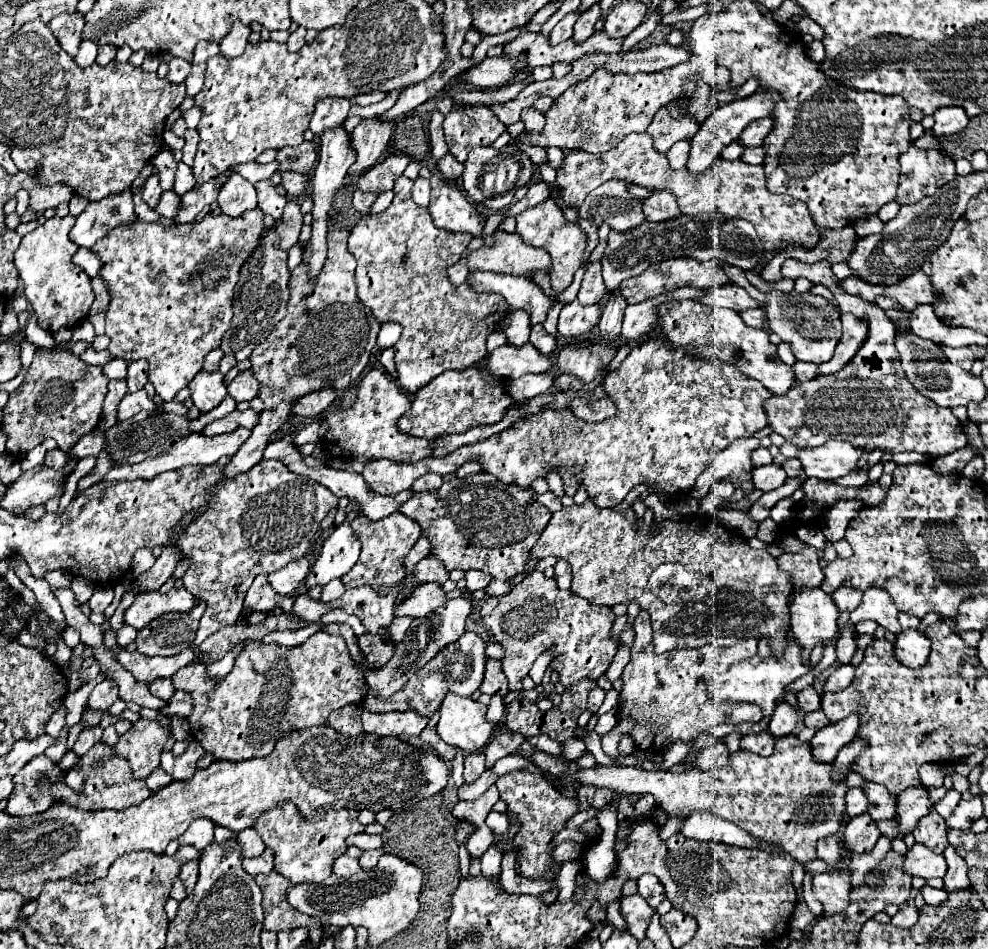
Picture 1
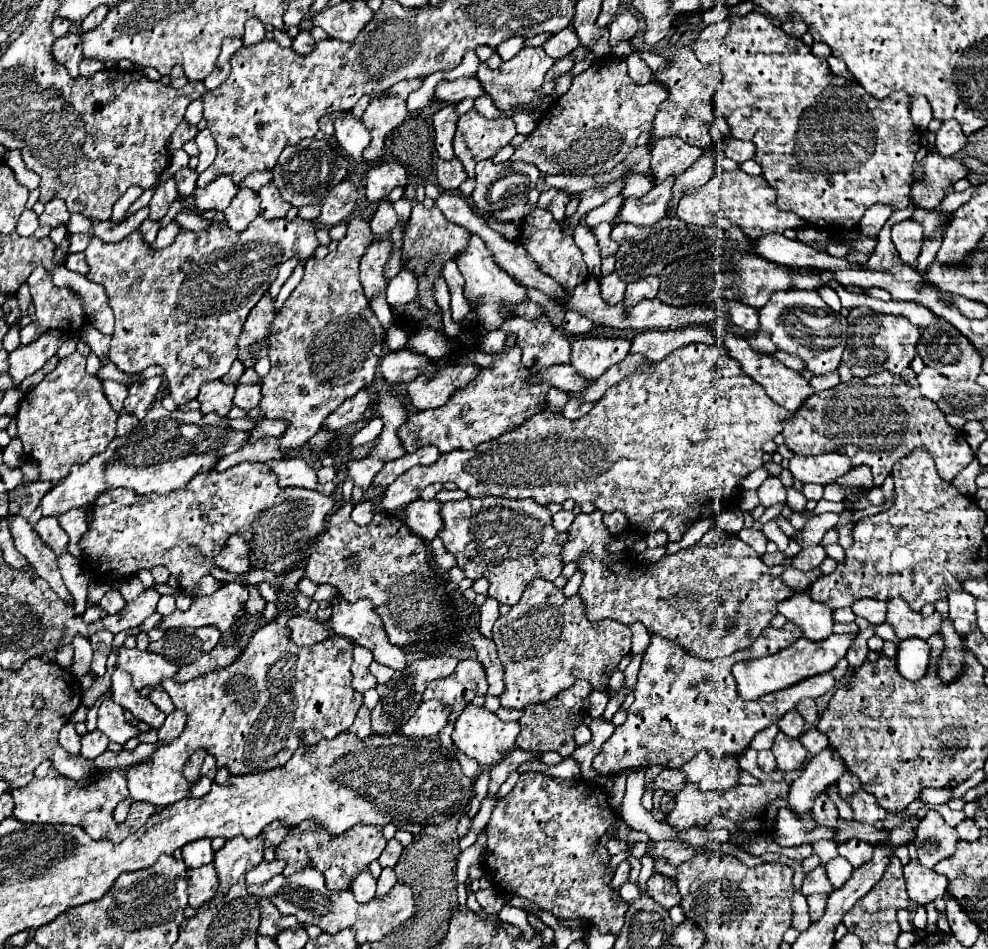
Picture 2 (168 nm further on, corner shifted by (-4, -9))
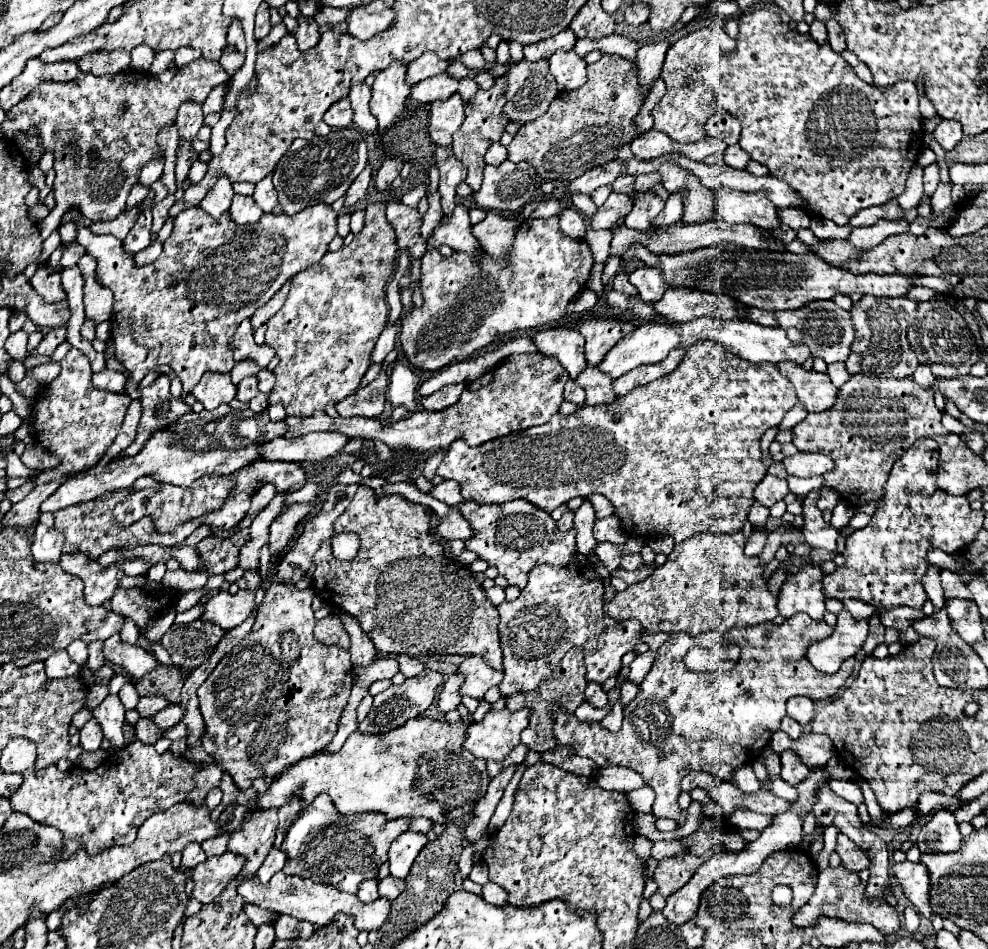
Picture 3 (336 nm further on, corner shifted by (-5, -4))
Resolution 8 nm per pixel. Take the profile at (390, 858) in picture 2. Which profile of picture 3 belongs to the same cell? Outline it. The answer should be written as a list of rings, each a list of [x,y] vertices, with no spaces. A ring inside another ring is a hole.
[[[404,832],[402,836],[398,836],[388,850],[390,874],[396,878],[406,878],[414,858],[418,856],[418,852],[422,850],[422,846],[426,842],[428,842],[428,838],[418,832]]]

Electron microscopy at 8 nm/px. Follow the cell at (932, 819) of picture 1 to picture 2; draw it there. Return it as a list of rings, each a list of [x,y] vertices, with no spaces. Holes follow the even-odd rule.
[[[929,811],[927,817],[919,823],[913,843],[917,847],[919,863],[925,867],[933,867],[955,853],[957,841],[957,831],[949,827],[939,813]]]

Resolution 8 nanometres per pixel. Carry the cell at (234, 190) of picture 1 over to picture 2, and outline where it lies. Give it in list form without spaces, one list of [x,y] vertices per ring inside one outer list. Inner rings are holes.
[[[239,189],[231,205],[225,209],[225,221],[231,229],[243,231],[259,215],[259,197],[251,189]]]

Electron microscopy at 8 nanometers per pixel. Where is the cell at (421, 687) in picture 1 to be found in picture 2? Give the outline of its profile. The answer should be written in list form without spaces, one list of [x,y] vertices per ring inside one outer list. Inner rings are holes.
[[[465,659],[457,665],[457,669],[443,679],[431,681],[423,693],[423,701],[439,699],[449,705],[453,711],[465,709],[473,697],[487,693],[485,669],[479,661]]]

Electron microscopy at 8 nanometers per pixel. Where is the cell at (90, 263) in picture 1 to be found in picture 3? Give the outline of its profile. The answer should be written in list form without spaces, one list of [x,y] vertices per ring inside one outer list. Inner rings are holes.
[[[74,242],[74,244],[66,246],[66,250],[64,250],[64,254],[62,254],[60,264],[64,264],[64,268],[72,268],[72,266],[76,266],[76,264],[78,264],[78,260],[80,260],[84,254],[86,254],[86,252],[84,252],[82,244]]]

